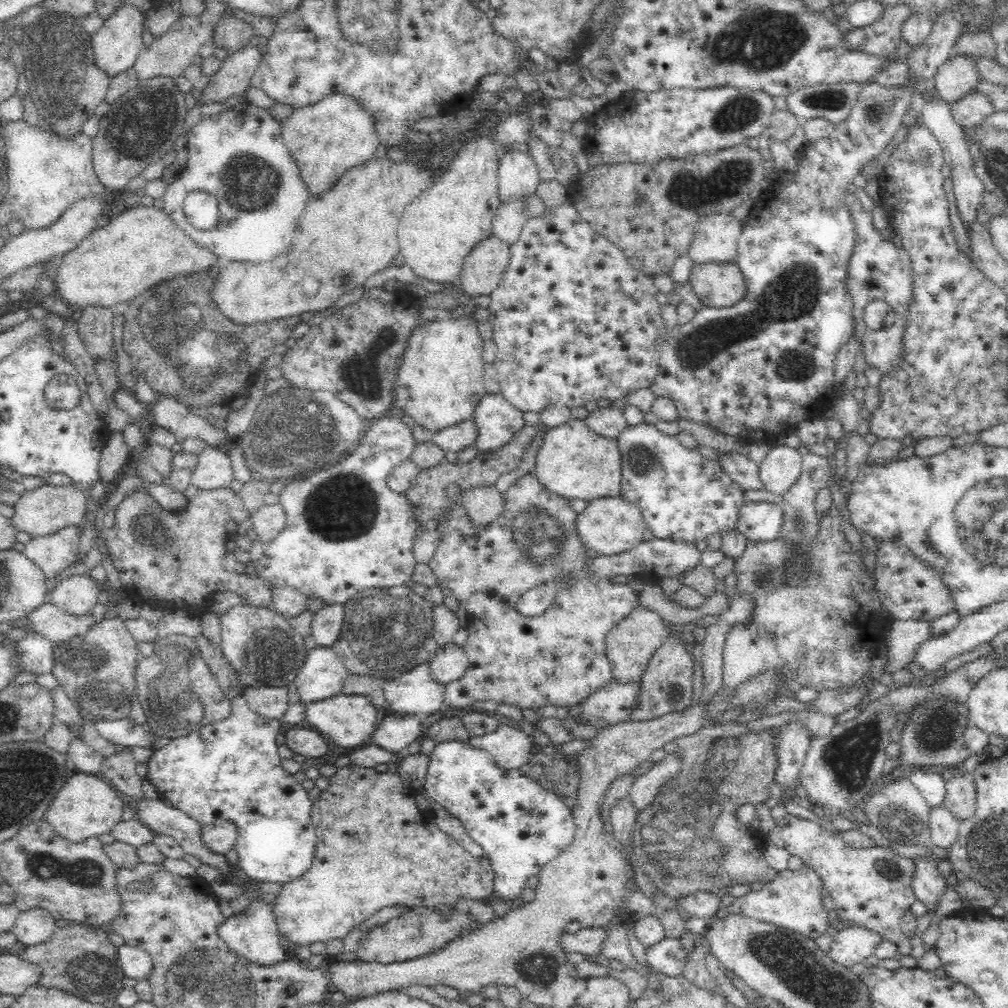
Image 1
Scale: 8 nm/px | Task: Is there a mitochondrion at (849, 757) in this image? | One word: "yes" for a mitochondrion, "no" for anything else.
yes

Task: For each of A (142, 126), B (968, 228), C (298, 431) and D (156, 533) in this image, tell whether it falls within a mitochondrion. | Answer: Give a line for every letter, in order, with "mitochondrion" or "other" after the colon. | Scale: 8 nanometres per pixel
A: mitochondrion
B: other
C: mitochondrion
D: mitochondrion

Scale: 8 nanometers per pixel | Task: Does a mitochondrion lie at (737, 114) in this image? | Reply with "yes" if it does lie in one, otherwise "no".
yes

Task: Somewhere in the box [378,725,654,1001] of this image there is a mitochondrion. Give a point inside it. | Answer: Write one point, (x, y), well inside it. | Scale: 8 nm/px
(539, 969)

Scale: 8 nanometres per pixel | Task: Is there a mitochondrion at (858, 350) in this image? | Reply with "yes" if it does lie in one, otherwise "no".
no

